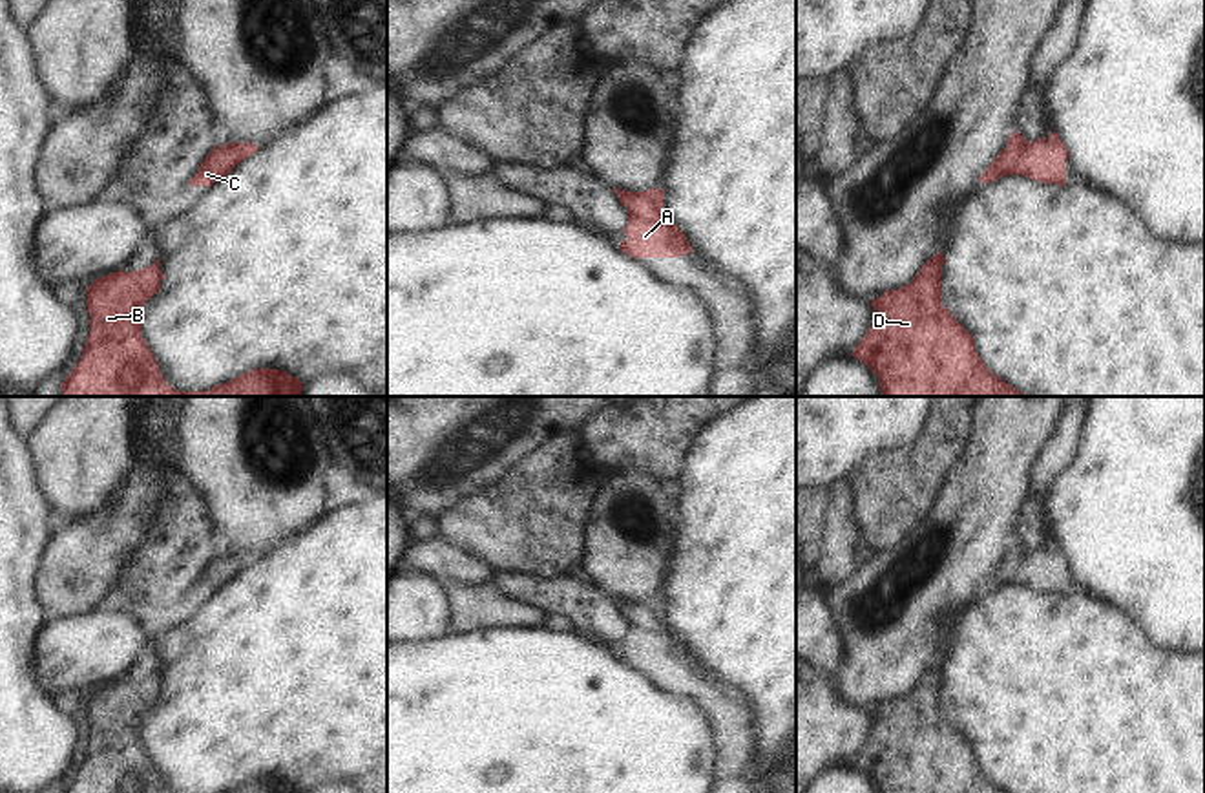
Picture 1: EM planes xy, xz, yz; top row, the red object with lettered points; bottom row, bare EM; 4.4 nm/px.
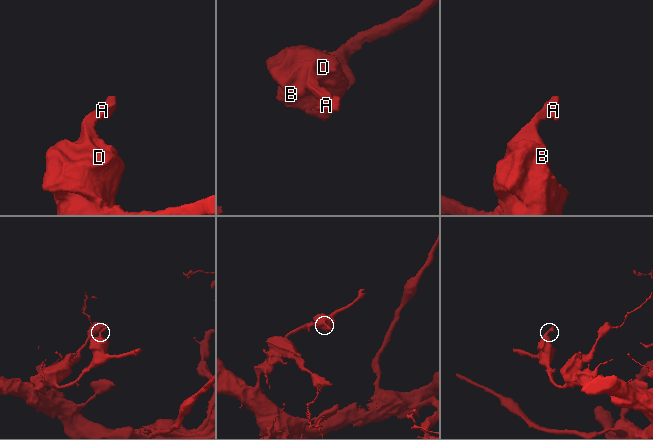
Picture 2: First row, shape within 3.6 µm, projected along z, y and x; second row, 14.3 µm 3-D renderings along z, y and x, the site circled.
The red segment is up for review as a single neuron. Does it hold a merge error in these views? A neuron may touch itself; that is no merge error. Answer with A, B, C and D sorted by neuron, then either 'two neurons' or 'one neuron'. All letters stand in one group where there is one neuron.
A B C D; one neuron

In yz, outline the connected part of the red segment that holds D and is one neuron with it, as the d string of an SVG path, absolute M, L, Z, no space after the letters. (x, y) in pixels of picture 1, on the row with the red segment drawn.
M940 250L909 285L873 300L873 323L851 354L878 376L882 396L1030 396L990 373L973 336L940 303L942 265Z

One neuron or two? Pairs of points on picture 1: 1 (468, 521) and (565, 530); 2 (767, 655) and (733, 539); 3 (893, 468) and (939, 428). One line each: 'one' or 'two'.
1: one
2: one
3: one

